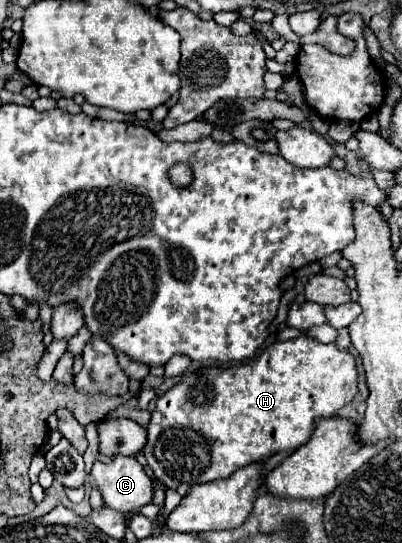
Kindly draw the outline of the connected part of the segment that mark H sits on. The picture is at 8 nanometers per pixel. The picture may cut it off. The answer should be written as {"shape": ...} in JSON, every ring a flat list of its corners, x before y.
{"shape":[[298,336,298,338,292,338,292,340,284,340,284,342,274,342,274,344,266,346,256,358,252,358,252,360,240,364,240,366,230,366,230,368,222,368,222,370,210,368,210,372,206,368,206,372,184,376,180,384,176,384,164,396,160,396,158,402,156,402,156,408,152,410,150,424,146,428,148,430,148,444,144,448,144,456,148,460,148,466,154,470,156,478,162,480,166,488,176,490,178,494,184,496,188,492,188,486,228,478,232,472,236,472,244,466,268,460,274,454,298,450,298,446,302,446,310,438,310,432,314,430,314,420,316,418,332,418,344,404,348,404,356,396,356,392,358,392,358,368,356,368,356,358,350,352,338,350,336,344,322,344,322,342,318,342,314,338,308,338,308,336]]}

